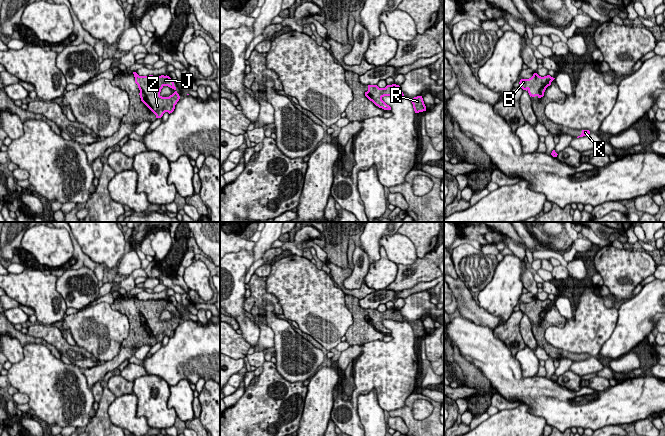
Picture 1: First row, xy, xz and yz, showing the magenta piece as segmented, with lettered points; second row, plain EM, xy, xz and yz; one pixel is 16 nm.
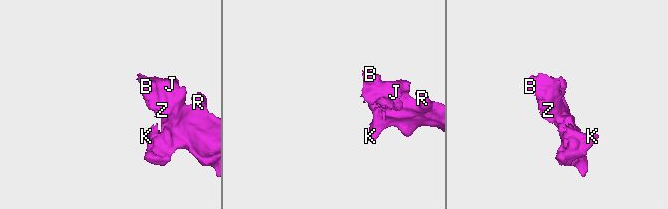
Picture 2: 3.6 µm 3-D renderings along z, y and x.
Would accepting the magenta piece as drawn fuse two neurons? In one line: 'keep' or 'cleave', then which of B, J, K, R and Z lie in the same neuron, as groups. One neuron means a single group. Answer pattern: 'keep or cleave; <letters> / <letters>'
keep; B J K R Z

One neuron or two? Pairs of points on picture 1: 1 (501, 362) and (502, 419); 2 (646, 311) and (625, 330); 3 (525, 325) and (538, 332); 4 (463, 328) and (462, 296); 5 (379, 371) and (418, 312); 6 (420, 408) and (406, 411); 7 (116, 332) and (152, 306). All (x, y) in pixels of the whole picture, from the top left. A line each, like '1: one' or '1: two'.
1: two
2: one
3: two
4: two
5: two
6: two
7: two

